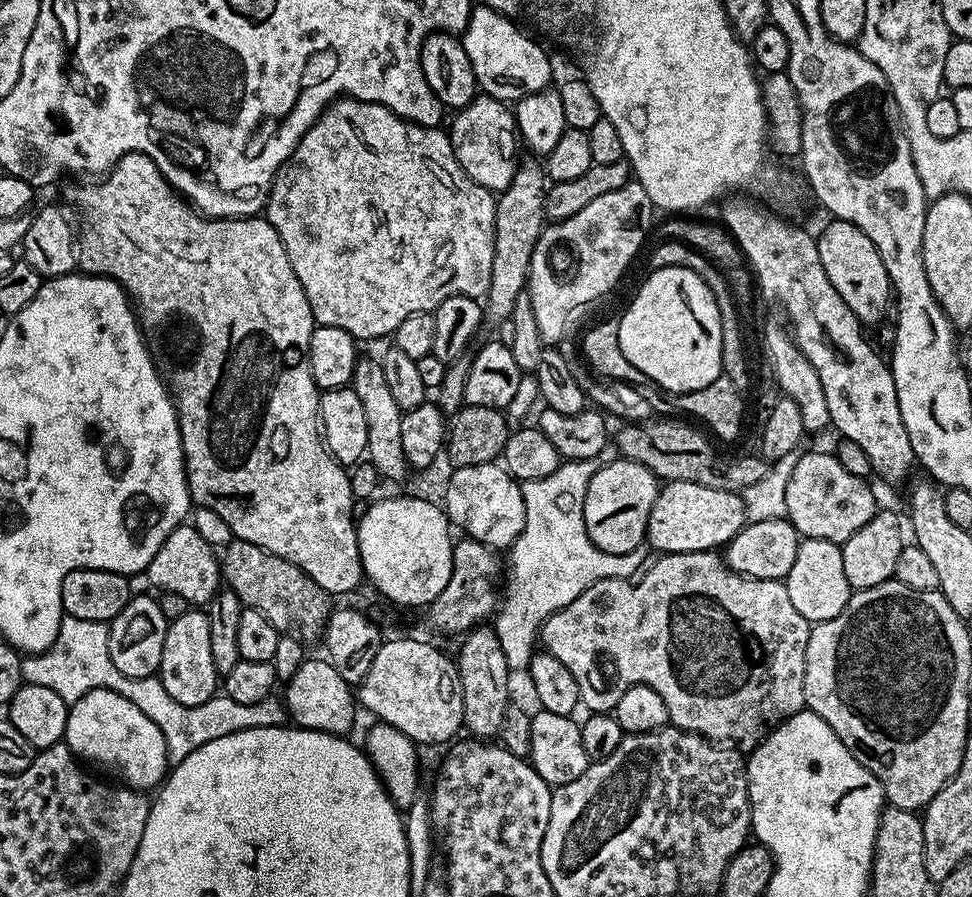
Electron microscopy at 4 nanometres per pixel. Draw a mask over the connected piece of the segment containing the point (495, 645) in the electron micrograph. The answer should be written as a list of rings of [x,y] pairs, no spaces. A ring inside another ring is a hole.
[[[477,626],[463,637],[460,653],[455,653],[456,668],[460,671],[462,682],[462,710],[464,711],[464,728],[473,737],[485,742],[499,737],[500,728],[510,707],[508,701],[508,676],[510,669],[502,646],[498,643],[495,627]]]

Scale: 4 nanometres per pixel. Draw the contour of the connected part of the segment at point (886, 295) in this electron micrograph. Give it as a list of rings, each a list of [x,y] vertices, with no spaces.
[[[833,219],[828,223],[817,237],[819,258],[825,267],[826,276],[861,325],[870,327],[885,316],[887,308],[889,311],[892,302],[889,275],[873,242],[866,234],[862,234],[862,230],[845,220]]]

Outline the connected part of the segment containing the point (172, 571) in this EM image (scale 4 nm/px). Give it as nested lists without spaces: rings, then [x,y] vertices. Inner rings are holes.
[[[192,522],[180,524],[158,546],[158,554],[150,558],[146,569],[150,583],[160,592],[182,594],[189,606],[207,606],[222,588],[222,564],[218,552],[208,545],[208,540],[192,525]]]

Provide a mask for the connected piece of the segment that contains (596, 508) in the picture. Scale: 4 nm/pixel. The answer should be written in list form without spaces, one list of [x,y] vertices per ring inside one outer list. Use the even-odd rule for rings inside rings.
[[[623,458],[609,459],[590,478],[584,499],[584,521],[588,536],[598,550],[615,556],[635,553],[639,544],[645,543],[648,534],[648,519],[656,496],[662,487],[661,481],[646,466]]]

